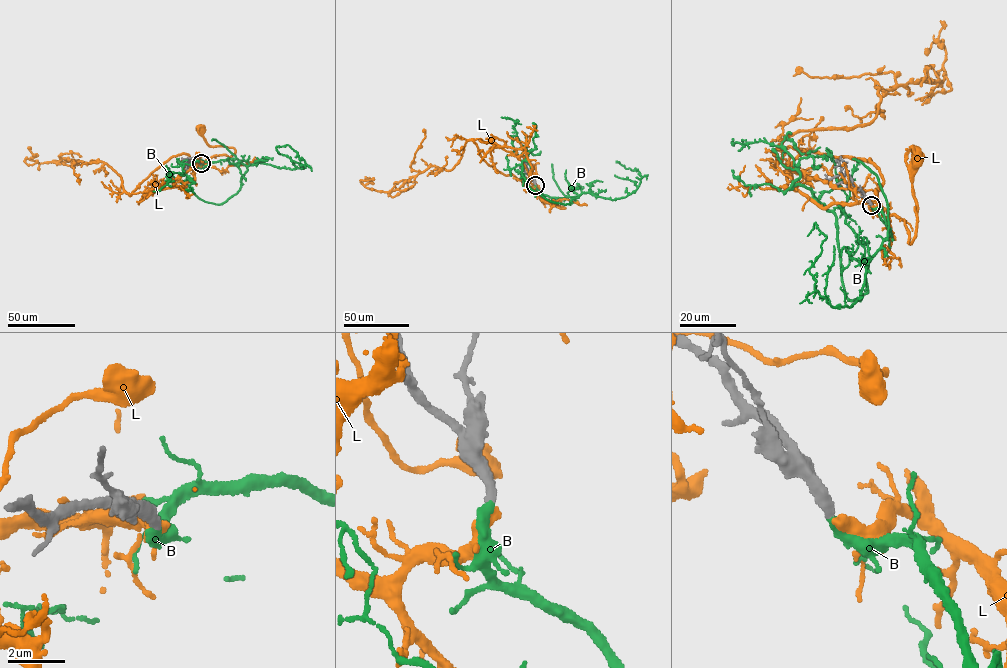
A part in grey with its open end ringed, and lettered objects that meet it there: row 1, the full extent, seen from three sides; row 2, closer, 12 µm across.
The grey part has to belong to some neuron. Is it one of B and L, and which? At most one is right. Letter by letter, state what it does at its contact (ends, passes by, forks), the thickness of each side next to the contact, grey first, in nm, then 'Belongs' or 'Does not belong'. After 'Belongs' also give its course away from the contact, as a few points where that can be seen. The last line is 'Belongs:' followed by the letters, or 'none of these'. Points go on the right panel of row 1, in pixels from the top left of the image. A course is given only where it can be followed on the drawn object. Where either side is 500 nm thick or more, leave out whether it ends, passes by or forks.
B: It ends there. Thickness 380 nm (grey) against 340 nm. Belongs. Its course: (871, 205), (890, 229), (867, 292), (851, 300), (832, 211), (790, 187), (800, 175), (780, 146), (733, 138)
L: It ends there. Thickness 380 nm (grey) against 440 nm. Does not belong
Belongs: B

